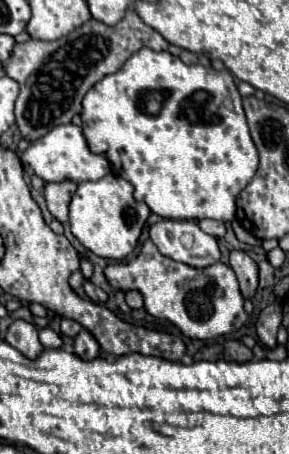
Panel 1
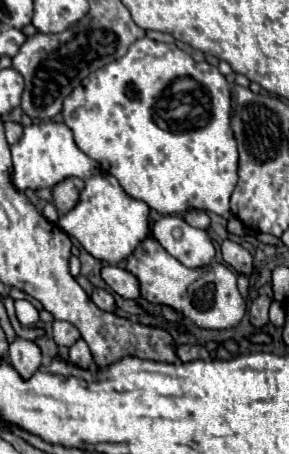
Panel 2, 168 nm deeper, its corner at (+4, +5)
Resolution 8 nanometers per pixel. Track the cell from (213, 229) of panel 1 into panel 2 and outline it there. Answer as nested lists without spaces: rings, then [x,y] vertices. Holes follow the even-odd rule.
[[[188,210],[184,220],[194,228],[204,228],[206,230],[210,226],[210,216],[206,212],[200,212],[200,210]]]

